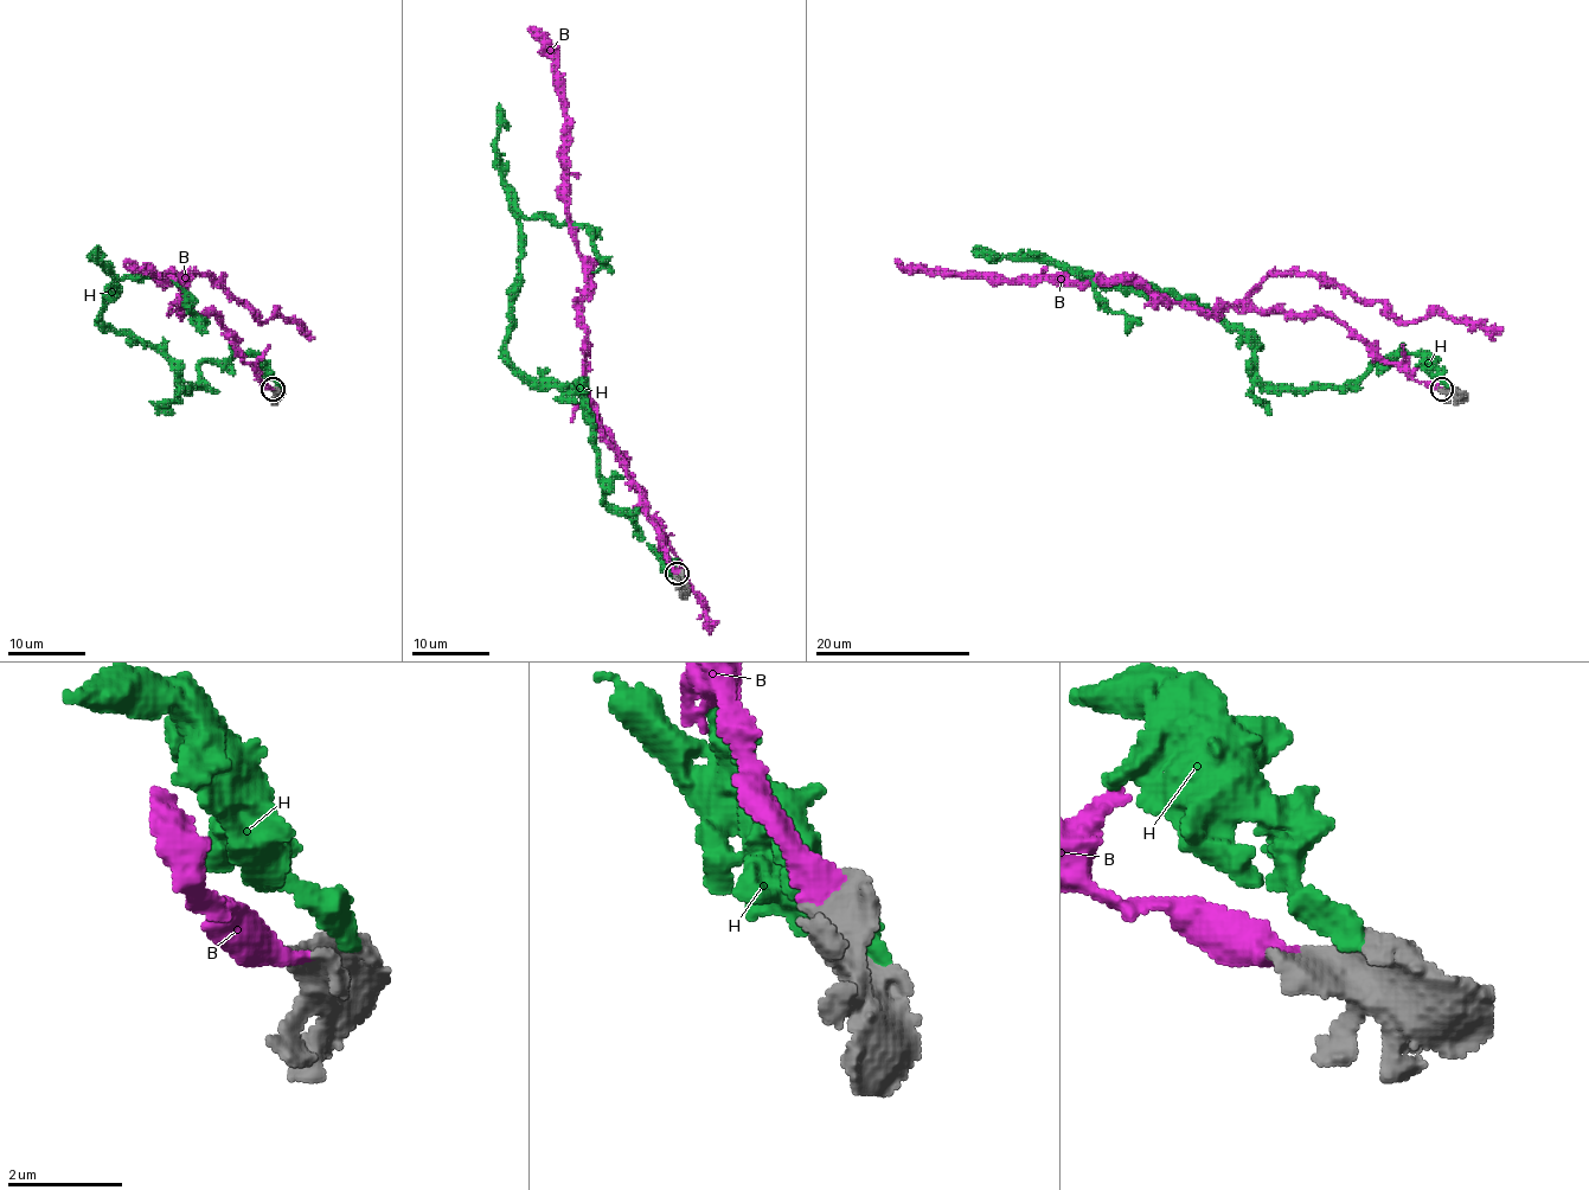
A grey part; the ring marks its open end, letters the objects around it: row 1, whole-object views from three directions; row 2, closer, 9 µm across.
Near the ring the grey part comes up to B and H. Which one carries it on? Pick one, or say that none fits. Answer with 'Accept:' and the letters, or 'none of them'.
Accept: B

